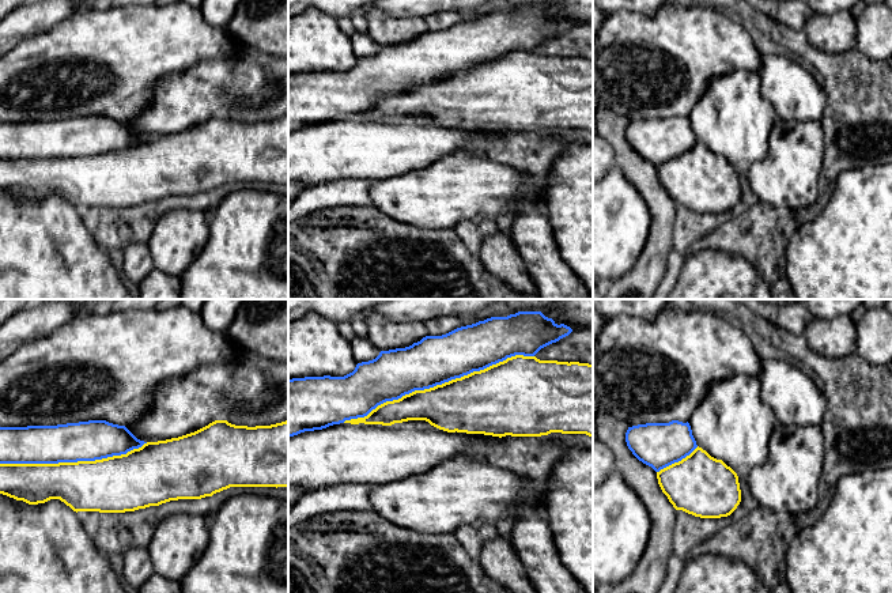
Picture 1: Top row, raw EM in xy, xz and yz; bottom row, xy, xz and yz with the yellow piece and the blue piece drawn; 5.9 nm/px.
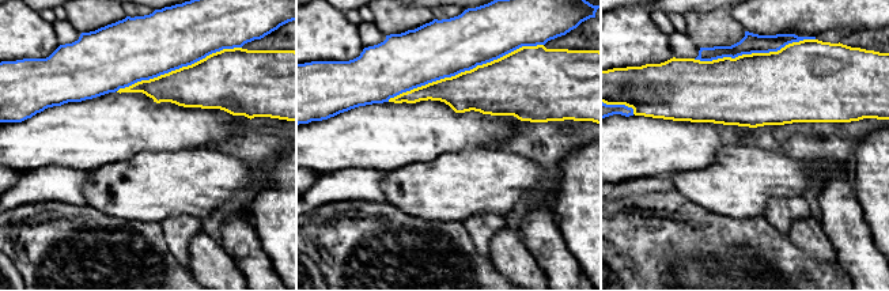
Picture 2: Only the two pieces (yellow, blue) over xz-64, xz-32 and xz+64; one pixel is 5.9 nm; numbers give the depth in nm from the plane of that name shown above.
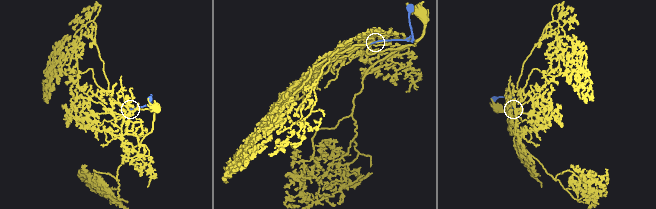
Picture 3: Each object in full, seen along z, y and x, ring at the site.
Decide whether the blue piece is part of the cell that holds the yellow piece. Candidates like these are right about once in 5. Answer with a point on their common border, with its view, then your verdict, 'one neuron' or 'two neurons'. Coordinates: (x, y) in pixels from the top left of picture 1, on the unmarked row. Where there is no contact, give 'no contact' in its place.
meets yellow in xz at (438, 80); two neurons

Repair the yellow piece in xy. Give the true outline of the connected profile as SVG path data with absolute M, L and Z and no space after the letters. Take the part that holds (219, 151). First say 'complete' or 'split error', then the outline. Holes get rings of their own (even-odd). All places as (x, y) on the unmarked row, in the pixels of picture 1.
complete; M215 116L194 128L95 156L0 159L0 189L29 200L60 194L76 208L135 207L230 182L288 182L288 116L256 122Z

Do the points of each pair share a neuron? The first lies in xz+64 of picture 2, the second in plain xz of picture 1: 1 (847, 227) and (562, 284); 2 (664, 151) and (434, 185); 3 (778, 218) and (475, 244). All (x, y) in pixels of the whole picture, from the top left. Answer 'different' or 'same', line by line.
1: same
2: different
3: same

